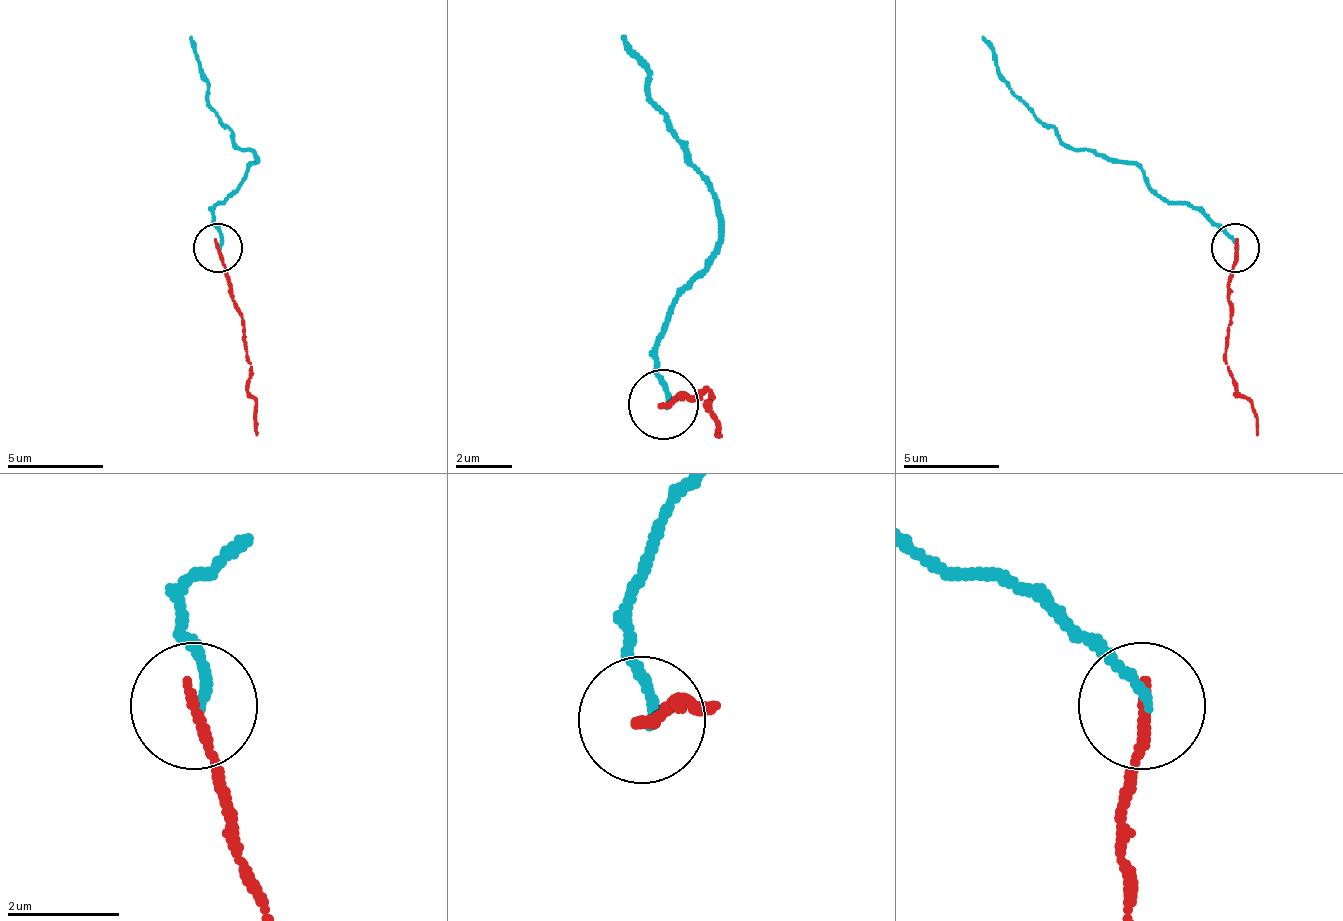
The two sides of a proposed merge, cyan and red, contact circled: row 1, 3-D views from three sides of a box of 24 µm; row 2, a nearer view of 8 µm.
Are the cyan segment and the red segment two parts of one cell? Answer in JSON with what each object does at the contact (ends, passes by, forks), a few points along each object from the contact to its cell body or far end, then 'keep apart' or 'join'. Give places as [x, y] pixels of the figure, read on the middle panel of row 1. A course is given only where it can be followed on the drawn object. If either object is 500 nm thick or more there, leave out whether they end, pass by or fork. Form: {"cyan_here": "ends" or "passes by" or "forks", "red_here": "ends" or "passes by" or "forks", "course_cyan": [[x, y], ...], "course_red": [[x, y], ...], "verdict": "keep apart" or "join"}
{"cyan_here": "ends", "red_here": "ends", "course_cyan": [[664, 406], [657, 350], [672, 300], [721, 251], [721, 202], [693, 153], [657, 111], [622, 34]], "course_red": [[664, 406], [707, 392], [721, 434]], "verdict": "keep apart"}

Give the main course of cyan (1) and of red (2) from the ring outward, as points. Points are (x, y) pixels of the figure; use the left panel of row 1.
1: (219, 249), (214, 210), (257, 162), (257, 157), (238, 143), (214, 114), (190, 37)
2: (219, 249), (257, 403), (257, 437)

